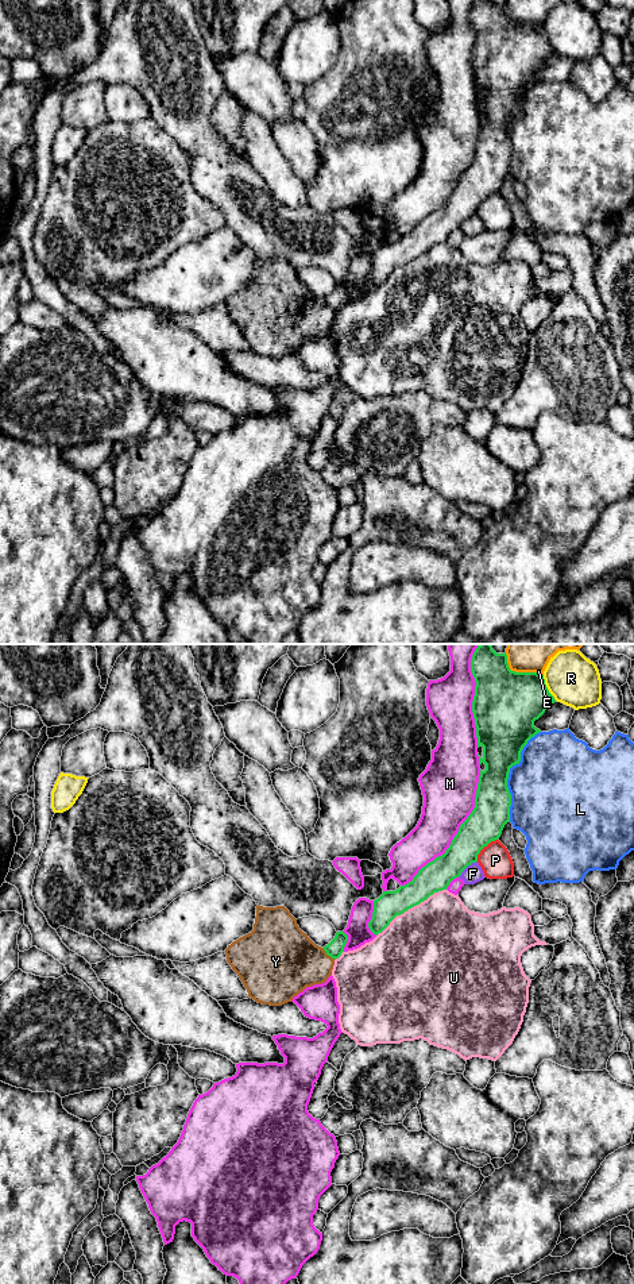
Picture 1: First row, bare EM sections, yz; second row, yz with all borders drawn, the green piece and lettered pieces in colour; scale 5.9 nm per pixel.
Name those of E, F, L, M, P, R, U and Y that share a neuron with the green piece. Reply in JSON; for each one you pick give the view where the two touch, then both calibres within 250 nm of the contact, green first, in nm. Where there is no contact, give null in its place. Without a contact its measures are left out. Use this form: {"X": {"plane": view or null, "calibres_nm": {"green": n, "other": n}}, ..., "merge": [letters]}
{"merge": []}

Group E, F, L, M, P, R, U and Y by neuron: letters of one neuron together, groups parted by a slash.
E / F / L / M / P / R / U / Y

